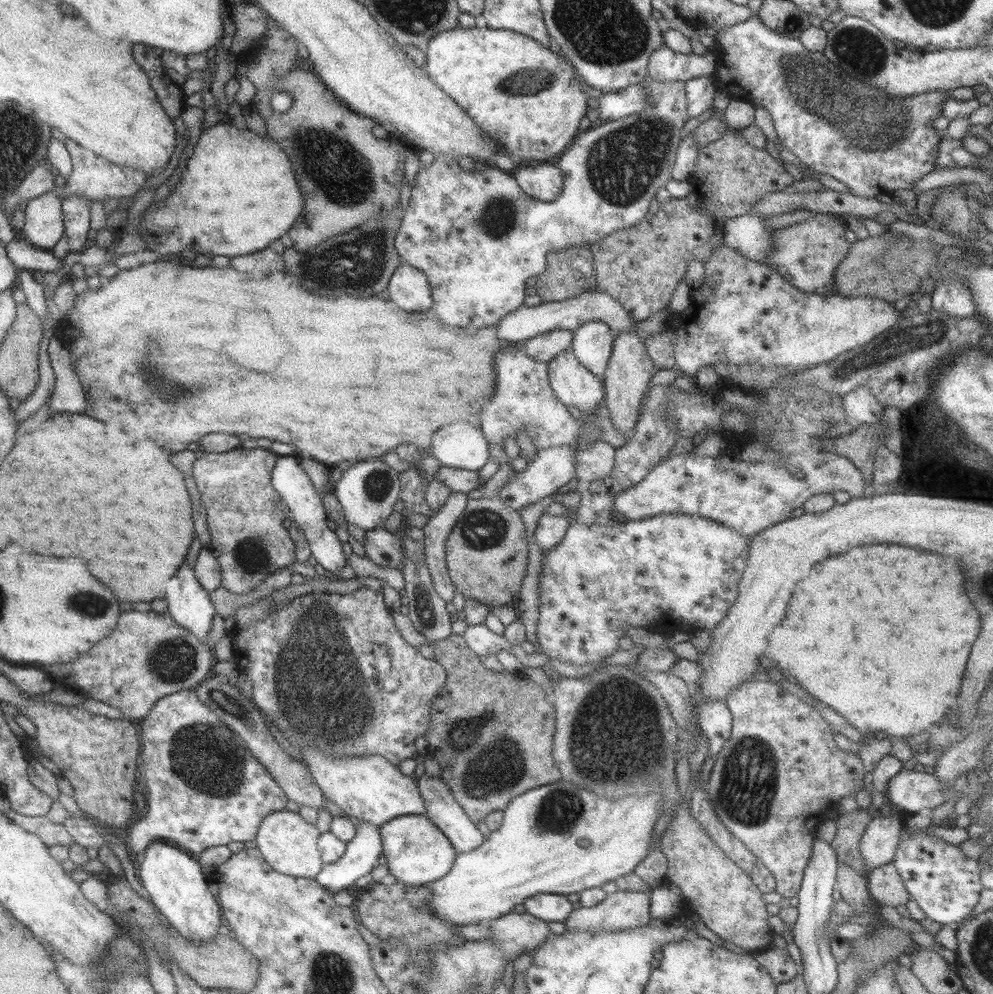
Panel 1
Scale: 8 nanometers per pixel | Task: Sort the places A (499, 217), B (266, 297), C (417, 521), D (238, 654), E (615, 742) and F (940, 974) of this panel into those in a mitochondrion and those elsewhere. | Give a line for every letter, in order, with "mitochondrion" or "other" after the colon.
A: mitochondrion
B: other
C: other
D: other
E: mitochondrion
F: other

